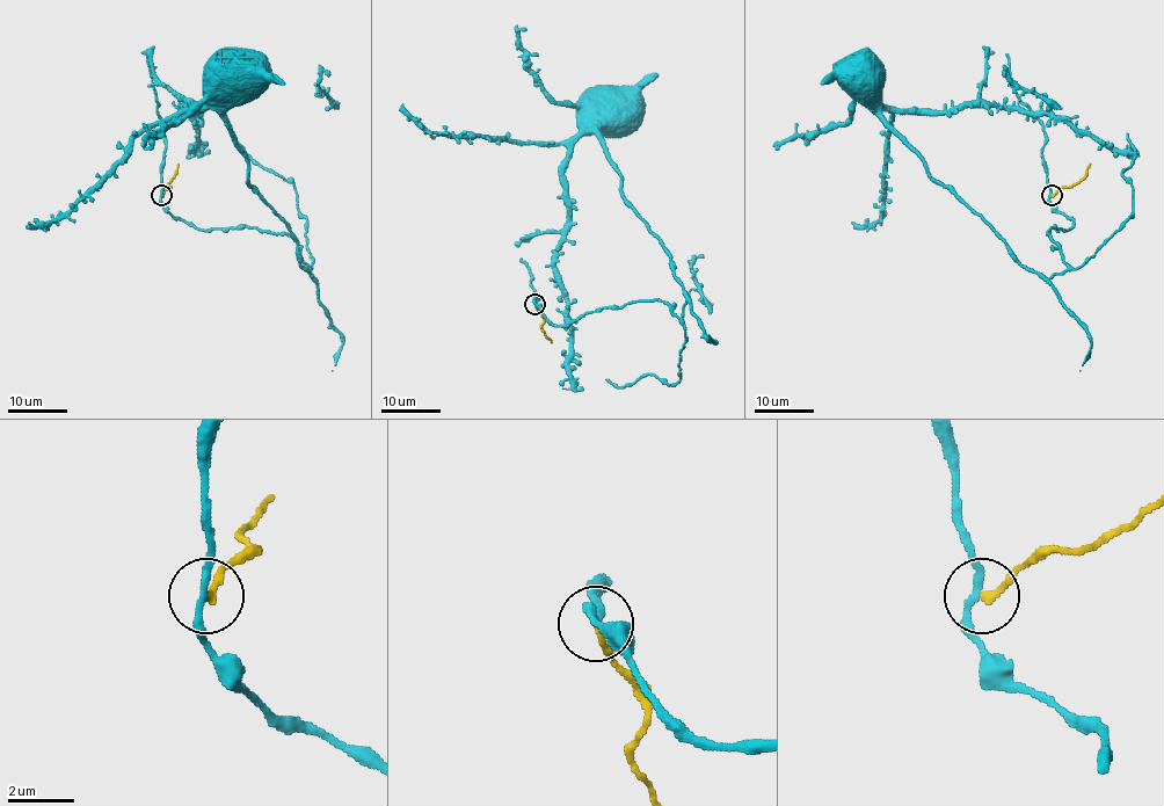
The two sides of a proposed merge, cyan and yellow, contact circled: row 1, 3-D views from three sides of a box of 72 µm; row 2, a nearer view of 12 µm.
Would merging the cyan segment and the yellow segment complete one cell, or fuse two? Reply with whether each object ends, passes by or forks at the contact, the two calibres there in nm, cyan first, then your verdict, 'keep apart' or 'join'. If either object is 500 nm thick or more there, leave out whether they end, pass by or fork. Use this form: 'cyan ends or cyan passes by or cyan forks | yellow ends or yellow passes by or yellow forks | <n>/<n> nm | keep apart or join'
cyan passes by | yellow ends | 200/200 nm | keep apart

